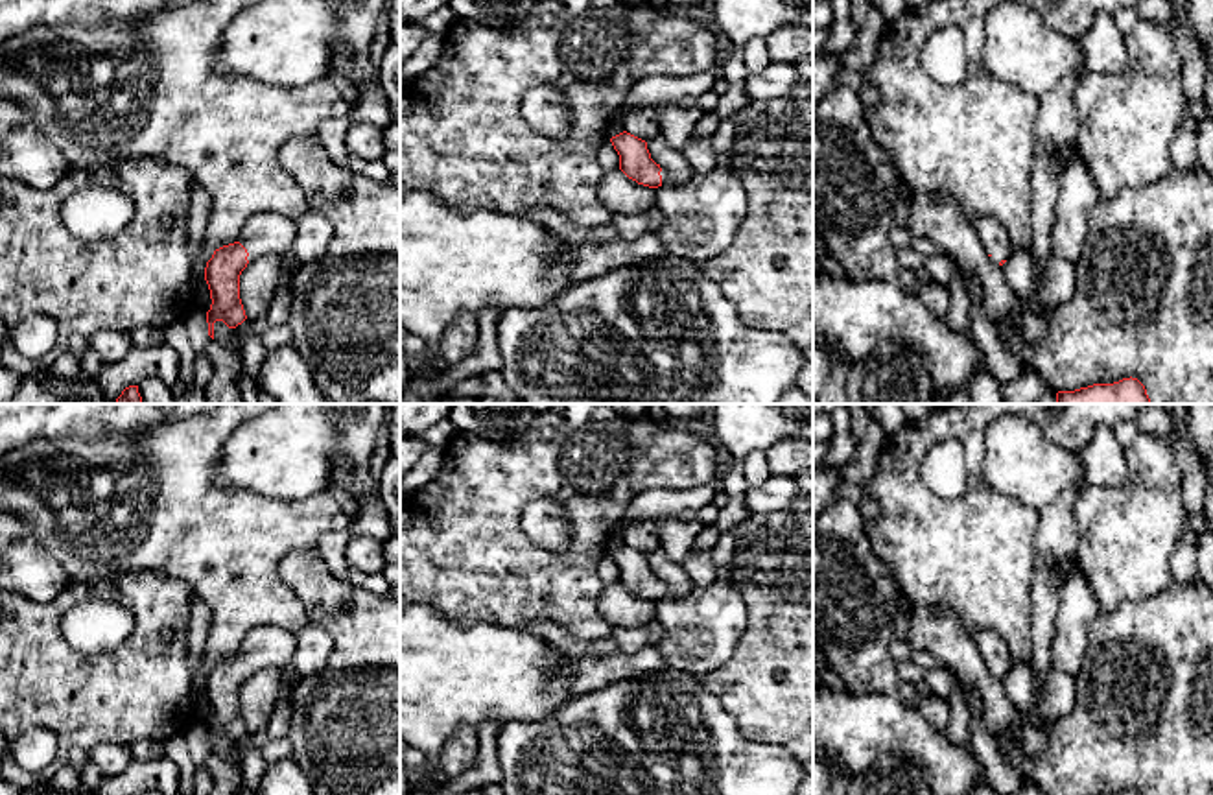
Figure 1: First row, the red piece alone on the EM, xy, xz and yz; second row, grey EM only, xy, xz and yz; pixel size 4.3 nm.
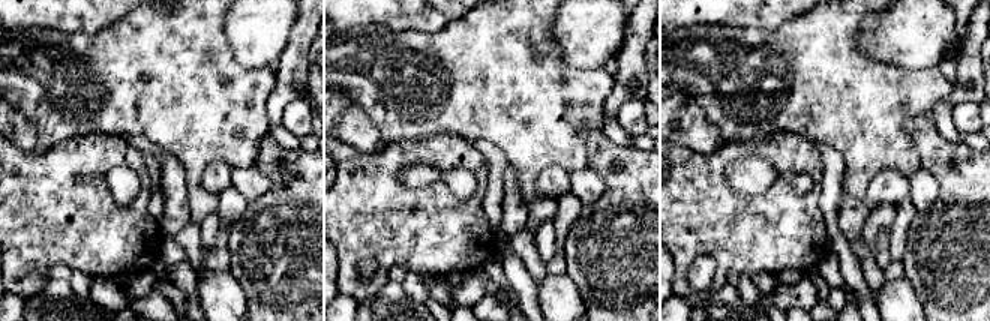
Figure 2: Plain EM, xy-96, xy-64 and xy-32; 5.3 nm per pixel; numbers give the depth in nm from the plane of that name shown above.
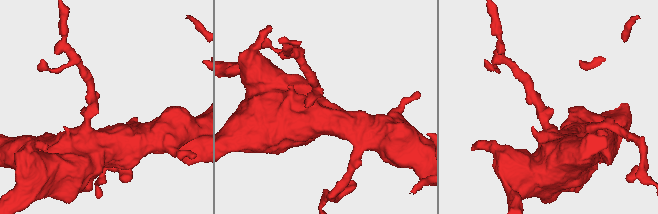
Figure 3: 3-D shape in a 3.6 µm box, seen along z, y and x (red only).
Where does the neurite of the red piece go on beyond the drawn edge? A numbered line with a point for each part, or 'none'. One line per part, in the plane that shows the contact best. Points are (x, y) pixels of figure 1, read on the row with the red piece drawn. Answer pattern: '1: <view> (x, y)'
1: xy (268, 233)

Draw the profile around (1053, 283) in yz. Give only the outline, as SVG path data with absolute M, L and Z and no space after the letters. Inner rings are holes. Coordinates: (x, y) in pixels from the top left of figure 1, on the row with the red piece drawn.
M1032 249L1012 251L1003 264L1003 273L1018 299L1036 299L1045 314L1067 303L1075 291L1075 264L1066 262L1053 251L1043 266L1036 264Z

